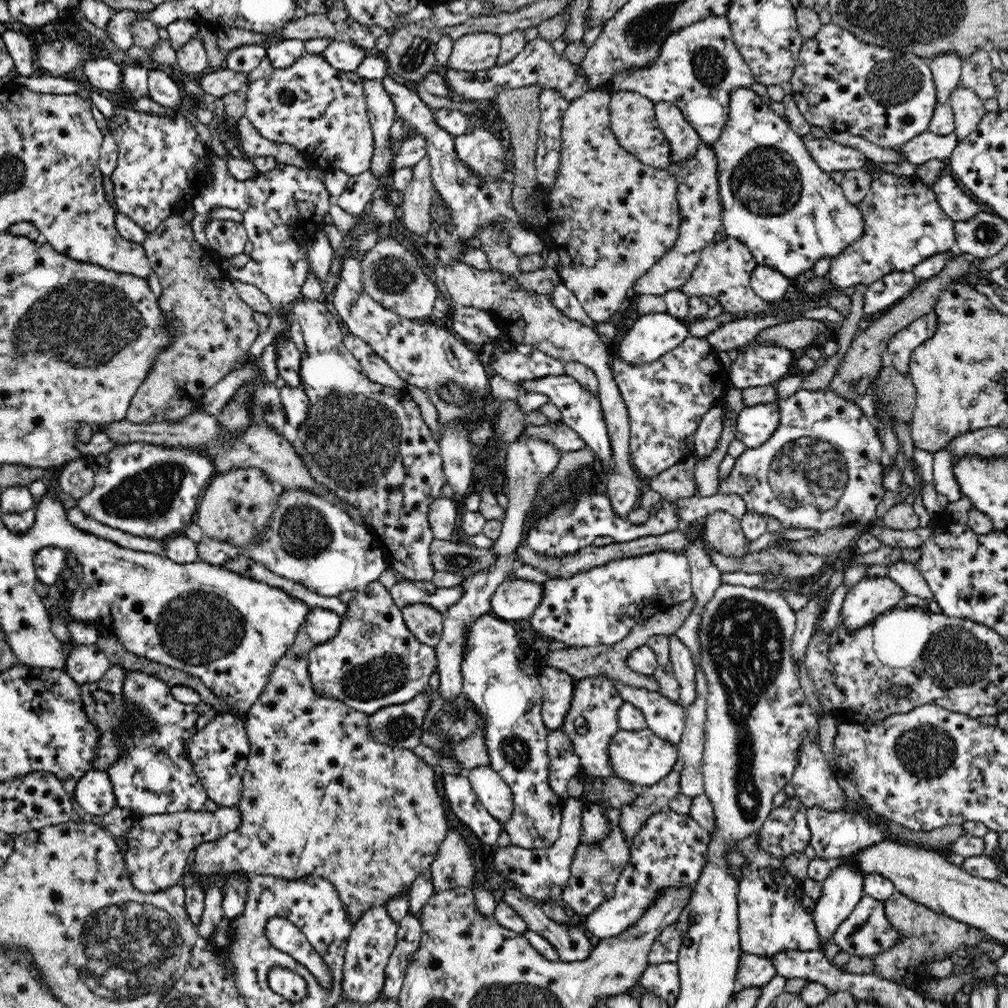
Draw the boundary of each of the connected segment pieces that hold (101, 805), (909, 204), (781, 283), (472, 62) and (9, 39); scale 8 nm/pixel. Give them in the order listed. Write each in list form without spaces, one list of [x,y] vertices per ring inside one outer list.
[[[92,769],[77,780],[74,798],[80,810],[93,816],[104,816],[116,806],[112,781],[107,771],[102,769]]]
[[[867,160],[864,168],[871,174],[871,187],[859,202],[864,214],[864,236],[850,244],[840,256],[831,260],[827,280],[834,288],[857,288],[868,286],[892,272],[913,272],[920,262],[956,247],[956,226],[939,205],[931,184],[926,184],[916,176],[900,176],[882,169],[874,160]]]
[[[756,266],[752,270],[751,287],[767,303],[780,303],[790,288],[791,280],[767,266]]]
[[[490,32],[467,34],[454,41],[448,66],[476,72],[492,68],[501,51],[501,37]]]
[[[8,29],[1,34],[1,37],[19,75],[37,78],[38,72],[36,72],[34,58],[32,58],[32,45],[30,45],[28,39],[22,33]]]

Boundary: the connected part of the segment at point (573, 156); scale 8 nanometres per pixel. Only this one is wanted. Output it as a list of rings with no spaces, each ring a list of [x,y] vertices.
[[[606,89],[589,90],[588,92],[584,92],[580,98],[576,98],[571,102],[563,119],[563,148],[556,184],[554,184],[554,188],[550,192],[547,192],[541,185],[536,188],[534,197],[538,199],[542,210],[538,225],[536,228],[529,228],[528,225],[523,224],[526,228],[536,232],[540,239],[544,241],[544,246],[556,251],[560,255],[560,270],[558,270],[558,274],[562,279],[562,283],[572,290],[586,314],[588,314],[595,324],[611,322],[613,320],[614,314],[618,312],[620,306],[622,306],[622,302],[626,300],[624,298],[626,298],[628,288],[632,288],[658,260],[662,260],[668,254],[668,250],[672,246],[676,246],[676,242],[680,238],[681,223],[683,222],[683,217],[680,215],[680,210],[678,209],[677,184],[674,175],[666,169],[654,168],[648,164],[643,164],[634,154],[631,154],[620,145],[616,134],[614,134],[611,128],[610,104],[611,93]]]

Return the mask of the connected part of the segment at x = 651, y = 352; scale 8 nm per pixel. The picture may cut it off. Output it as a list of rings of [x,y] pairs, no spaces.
[[[668,312],[639,315],[633,326],[628,328],[624,336],[616,342],[615,352],[620,357],[620,361],[630,367],[653,364],[689,337],[687,324],[688,322],[678,320]]]

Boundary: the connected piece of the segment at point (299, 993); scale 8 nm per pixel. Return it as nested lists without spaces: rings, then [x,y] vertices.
[[[270,968],[267,976],[269,993],[281,995],[292,1002],[305,997],[306,983],[302,976],[293,970],[284,968]]]

